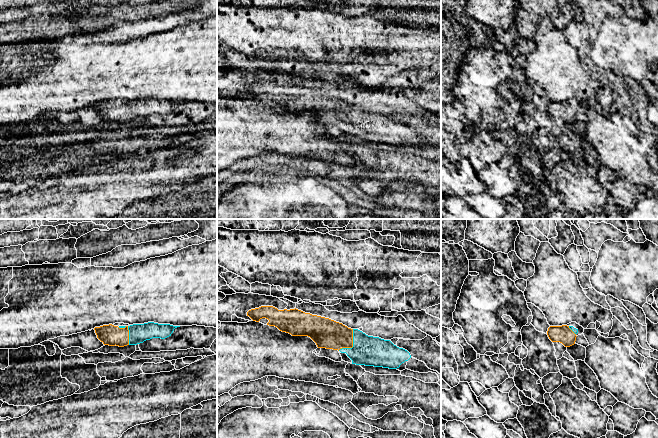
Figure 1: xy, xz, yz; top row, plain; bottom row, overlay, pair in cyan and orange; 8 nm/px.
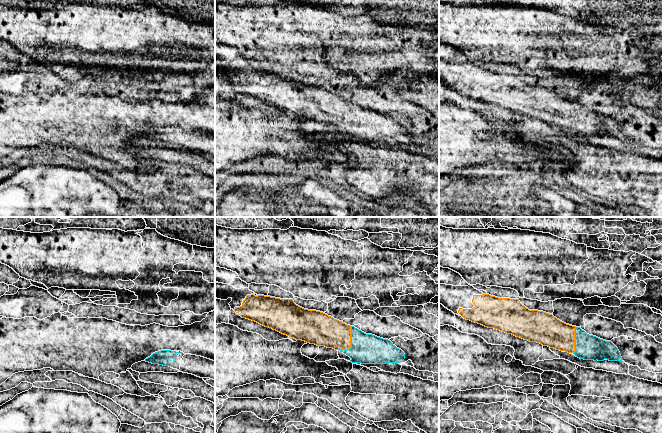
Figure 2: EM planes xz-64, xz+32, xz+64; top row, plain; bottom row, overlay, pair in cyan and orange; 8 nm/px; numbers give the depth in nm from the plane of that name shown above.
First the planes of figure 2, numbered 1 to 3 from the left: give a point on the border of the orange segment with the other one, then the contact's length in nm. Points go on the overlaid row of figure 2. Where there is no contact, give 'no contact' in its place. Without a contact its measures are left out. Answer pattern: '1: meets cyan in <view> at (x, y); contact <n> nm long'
1: no contact
2: meets cyan in xz+32 at (351, 342); contact 220 nm long
3: meets cyan in xz+64 at (575, 340); contact 220 nm long

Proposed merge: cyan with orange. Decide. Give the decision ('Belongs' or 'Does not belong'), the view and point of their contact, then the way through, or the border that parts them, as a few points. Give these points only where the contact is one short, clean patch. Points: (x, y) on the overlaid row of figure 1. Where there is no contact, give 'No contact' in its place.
Belongs. Touches cyan at xz (353, 345). Path across: xz (367, 350), (353, 345), (347, 340), (326, 333)

